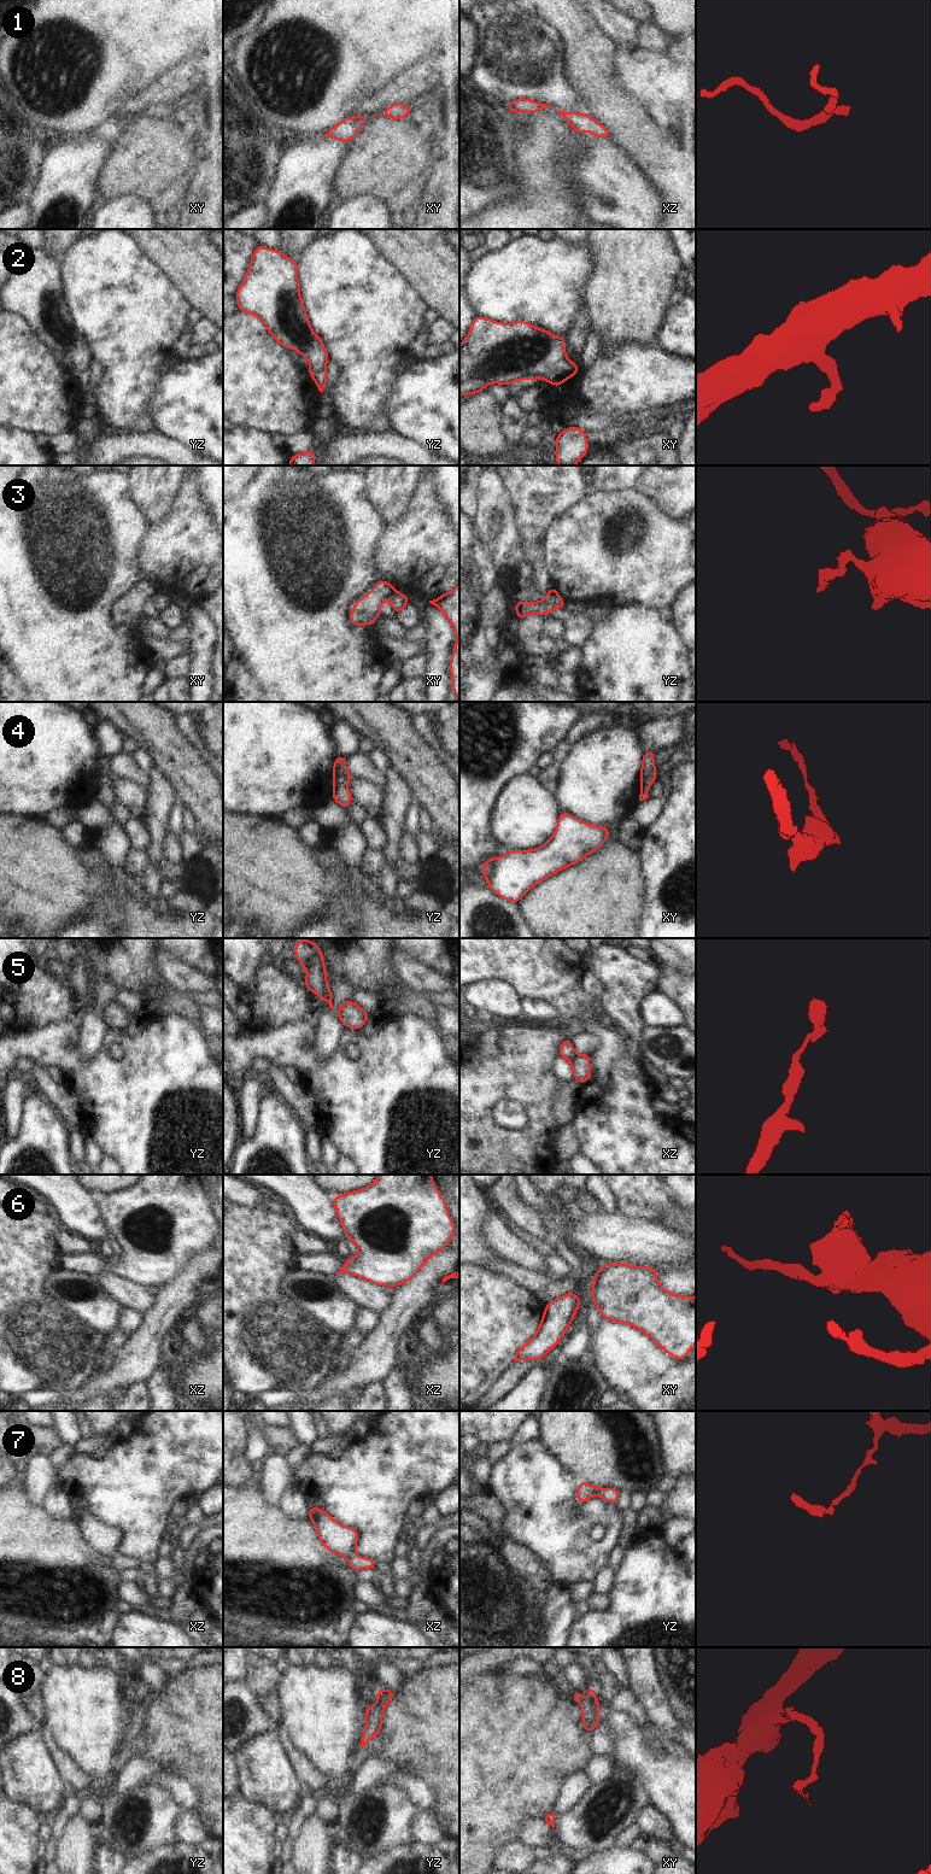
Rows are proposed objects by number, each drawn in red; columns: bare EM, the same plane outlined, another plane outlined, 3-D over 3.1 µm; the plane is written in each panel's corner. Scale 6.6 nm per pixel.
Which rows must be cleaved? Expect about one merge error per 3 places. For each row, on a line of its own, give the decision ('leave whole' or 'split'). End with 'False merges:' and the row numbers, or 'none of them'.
1: leave whole
2: leave whole
3: split
4: leave whole
5: split
6: leave whole
7: leave whole
8: leave whole
False merges: 3, 5

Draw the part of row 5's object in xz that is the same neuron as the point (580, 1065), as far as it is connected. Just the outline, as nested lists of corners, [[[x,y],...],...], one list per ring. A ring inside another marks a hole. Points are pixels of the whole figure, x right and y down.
[[[580,1054],[570,1060],[573,1076],[580,1084],[591,1077],[590,1058],[591,1054]]]

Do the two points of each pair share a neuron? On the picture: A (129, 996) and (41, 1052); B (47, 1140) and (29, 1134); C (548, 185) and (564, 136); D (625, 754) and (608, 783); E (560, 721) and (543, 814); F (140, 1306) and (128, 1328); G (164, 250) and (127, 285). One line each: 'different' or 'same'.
A: different
B: same
C: same
D: same
E: different
F: different
G: different

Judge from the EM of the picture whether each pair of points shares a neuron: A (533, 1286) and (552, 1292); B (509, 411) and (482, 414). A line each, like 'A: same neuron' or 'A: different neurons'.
A: same neuron
B: different neurons

